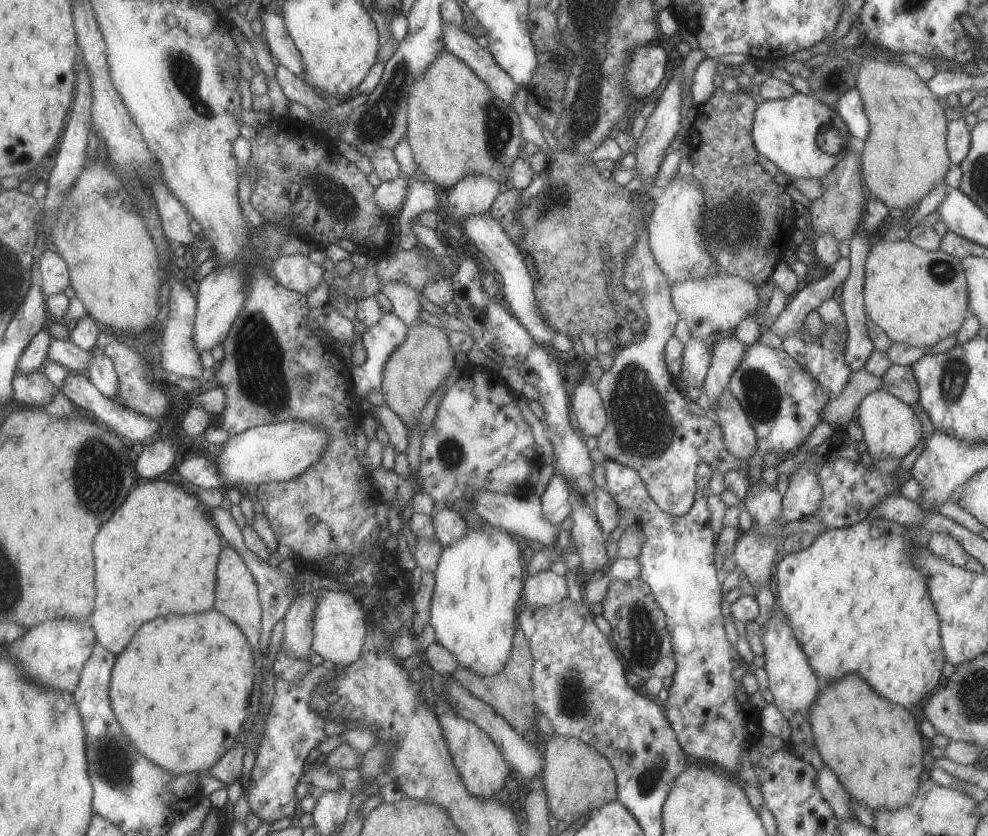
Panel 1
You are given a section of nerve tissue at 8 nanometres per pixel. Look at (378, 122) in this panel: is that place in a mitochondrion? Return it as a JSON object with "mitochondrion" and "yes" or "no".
{"mitochondrion":"yes"}

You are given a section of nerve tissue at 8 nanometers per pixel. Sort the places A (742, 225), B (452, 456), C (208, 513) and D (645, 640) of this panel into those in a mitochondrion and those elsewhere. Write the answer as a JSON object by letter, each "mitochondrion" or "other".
{"A":"mitochondrion","B":"mitochondrion","C":"other","D":"mitochondrion"}

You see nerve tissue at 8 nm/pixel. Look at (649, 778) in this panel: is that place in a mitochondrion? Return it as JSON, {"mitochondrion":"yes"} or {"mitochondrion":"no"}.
{"mitochondrion":"yes"}

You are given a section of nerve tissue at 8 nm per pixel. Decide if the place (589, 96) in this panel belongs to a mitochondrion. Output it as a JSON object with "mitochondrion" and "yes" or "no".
{"mitochondrion":"yes"}

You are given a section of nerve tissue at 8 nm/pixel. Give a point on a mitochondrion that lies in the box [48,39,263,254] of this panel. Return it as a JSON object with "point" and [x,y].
{"point":[186,74]}

